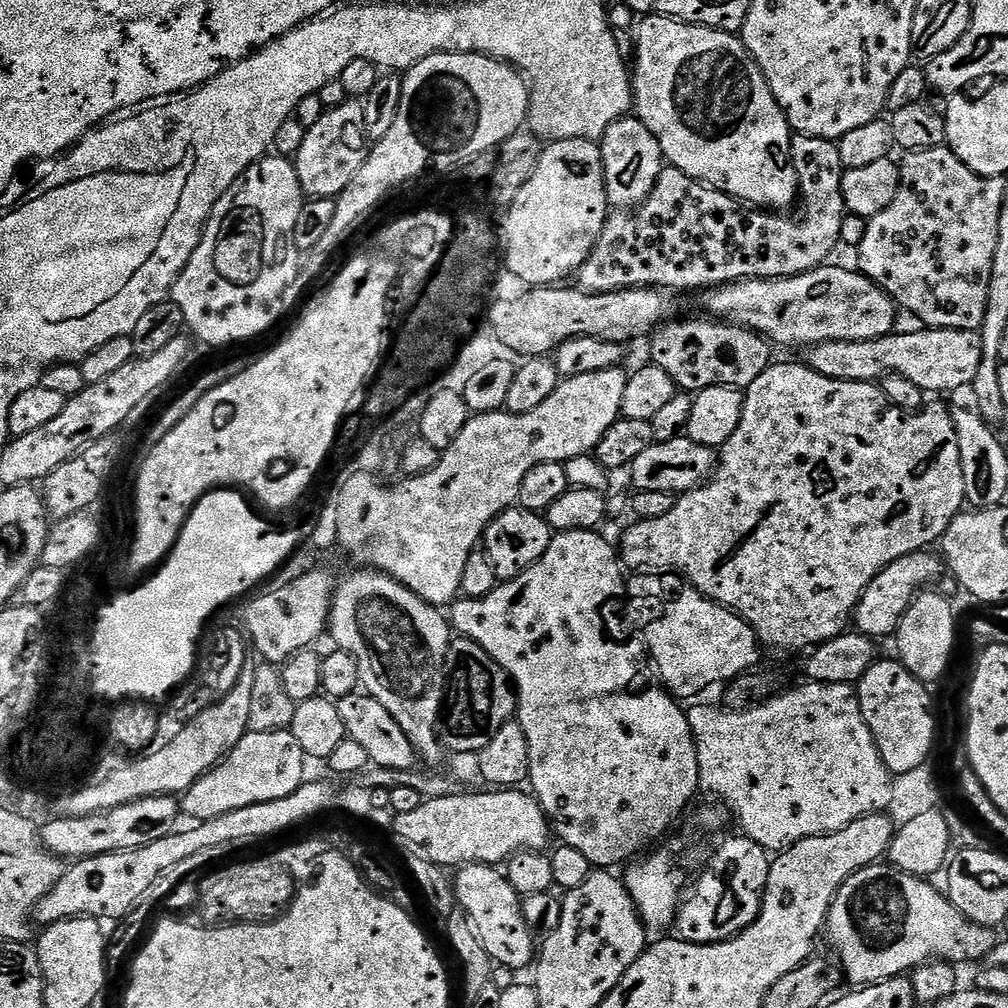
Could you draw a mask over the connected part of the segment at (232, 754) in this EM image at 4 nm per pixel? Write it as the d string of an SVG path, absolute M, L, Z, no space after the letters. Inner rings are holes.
M291 729L249 731L215 768L188 788L182 798L183 813L185 810L193 821L203 822L230 810L284 798L305 783L307 760Z

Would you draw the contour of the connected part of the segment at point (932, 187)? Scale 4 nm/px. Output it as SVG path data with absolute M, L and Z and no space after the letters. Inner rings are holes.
M947 146L931 148L925 152L909 152L903 158L905 160L900 164L900 189L898 194L894 194L894 202L890 202L890 206L886 206L882 214L868 220L866 238L862 238L858 249L859 271L892 297L903 311L905 308L910 315L917 316L922 322L921 325L930 328L979 332L982 318L986 318L986 294L990 294L990 266L994 266L994 250L998 247L998 214L1002 214L1002 194L1006 191L1005 177L974 174Z

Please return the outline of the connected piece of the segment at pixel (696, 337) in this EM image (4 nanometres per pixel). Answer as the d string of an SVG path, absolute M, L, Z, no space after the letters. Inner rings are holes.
M711 318L704 320L680 320L677 324L665 323L652 333L651 363L656 364L670 378L674 378L677 389L688 394L706 390L710 386L730 386L746 390L758 374L773 363L773 345L759 332L740 328L736 324L717 322Z

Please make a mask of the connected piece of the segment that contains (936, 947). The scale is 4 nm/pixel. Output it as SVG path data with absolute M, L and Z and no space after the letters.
M891 862L868 864L846 878L846 882L832 899L826 925L826 940L828 936L833 950L840 955L843 975L852 986L867 986L879 984L881 980L892 980L933 961L951 962L956 966L972 964L975 960L985 961L990 950L994 950L998 943L996 934L996 928L976 924L964 917L947 895L941 889L939 892L925 877L912 876L895 868Z

